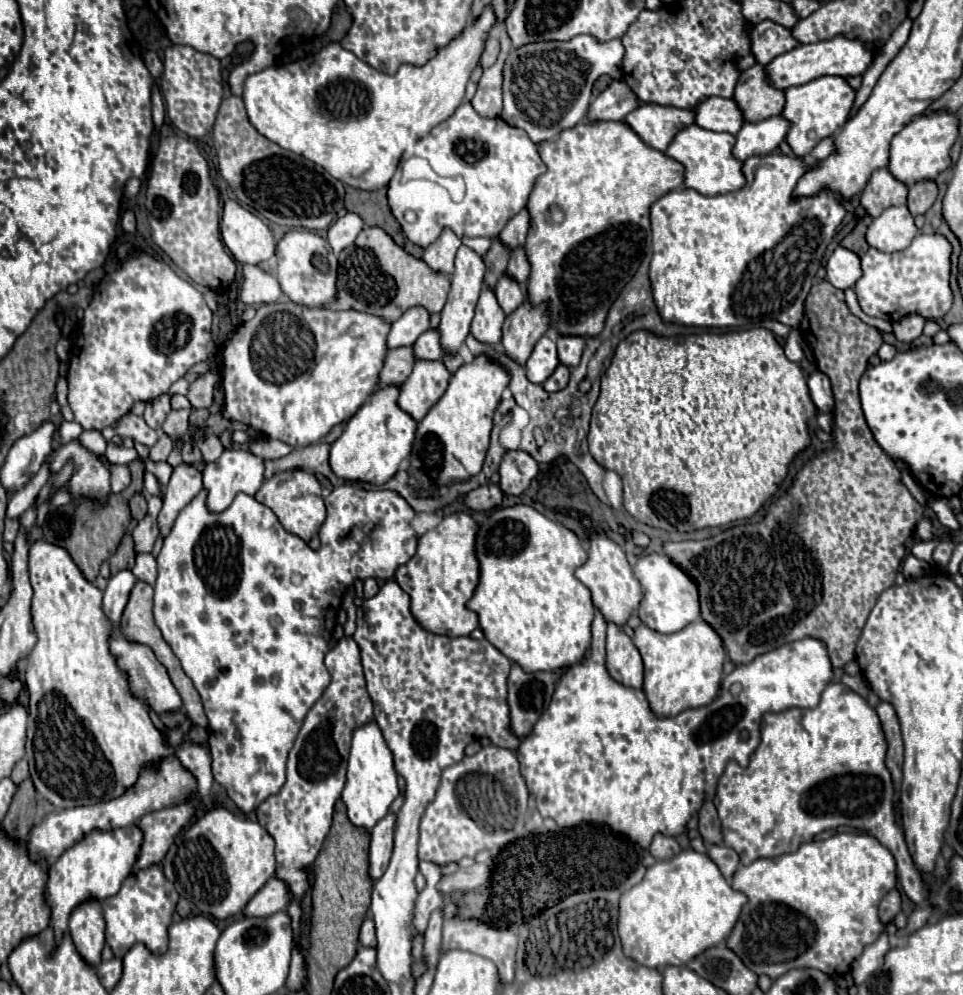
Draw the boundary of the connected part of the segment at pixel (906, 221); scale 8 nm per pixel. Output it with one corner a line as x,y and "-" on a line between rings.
899,205
889,207
879,217
875,217
867,229
865,239
869,247
881,253
895,253
905,249
913,241
915,233
917,229
907,205

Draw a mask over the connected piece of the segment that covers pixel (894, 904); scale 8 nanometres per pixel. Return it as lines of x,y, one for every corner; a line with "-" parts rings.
897,889
889,891
881,903
879,903
879,921
885,925
889,921
893,921
893,917
901,911
901,895

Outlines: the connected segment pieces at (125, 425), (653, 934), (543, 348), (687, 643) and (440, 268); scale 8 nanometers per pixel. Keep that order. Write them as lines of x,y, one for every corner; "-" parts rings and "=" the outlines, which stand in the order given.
131,412
125,417
121,417
115,427
105,427
103,435
105,435
106,441
110,441
115,435
133,437
135,441
139,441
140,444
147,445
147,447
151,447
155,441
158,441
157,431
151,429
142,417
=
685,849
669,861
657,861
647,869
641,883
623,893
619,903
619,935
623,937
623,951
627,957
639,961
641,965
659,971
669,965
685,965
695,955
703,953
709,947
715,947
717,943
723,943
729,937
745,903
747,897
725,881
719,867
709,859
709,855
=
543,335
537,341
537,345
535,345
535,349
533,349
533,353
525,365
527,379
531,383
541,385
547,377
551,377
551,373
557,369
557,365
559,365
559,359
557,359
555,343
547,335
=
699,619
671,635
663,635
649,629
647,625
639,625
635,629
633,643
639,649
645,663
643,691
647,693
647,699
655,715
675,717
683,709
703,707
715,699
727,651
723,647
721,637
711,625
707,625
707,621
=
445,229
439,237
439,241
435,241
433,245
429,245
425,249
423,261
435,271
435,273
445,273
451,275
453,273
453,261
457,255
457,249
461,247
461,239
451,231

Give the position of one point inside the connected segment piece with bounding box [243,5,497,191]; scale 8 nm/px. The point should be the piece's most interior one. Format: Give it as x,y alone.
335,110

